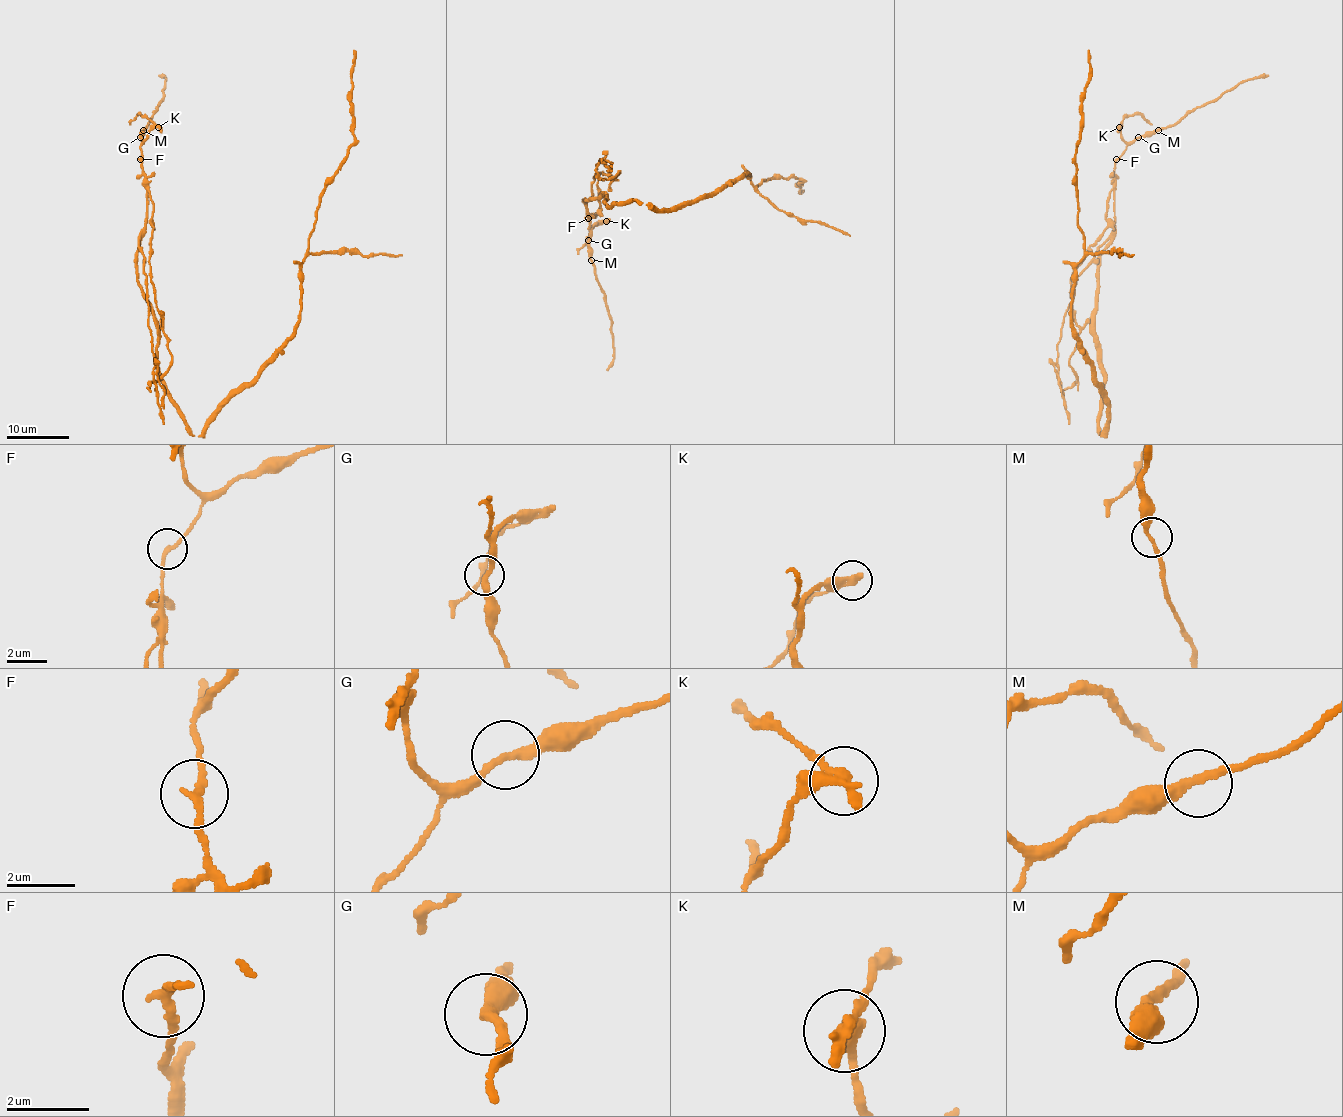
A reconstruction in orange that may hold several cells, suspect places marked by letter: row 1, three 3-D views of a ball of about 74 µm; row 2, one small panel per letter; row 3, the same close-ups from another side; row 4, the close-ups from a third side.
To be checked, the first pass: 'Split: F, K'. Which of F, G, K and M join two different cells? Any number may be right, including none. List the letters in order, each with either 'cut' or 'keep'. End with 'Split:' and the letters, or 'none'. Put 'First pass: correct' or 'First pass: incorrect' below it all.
F: cut
G: keep
K: cut
M: keep
Split: F, K
First pass: correct

